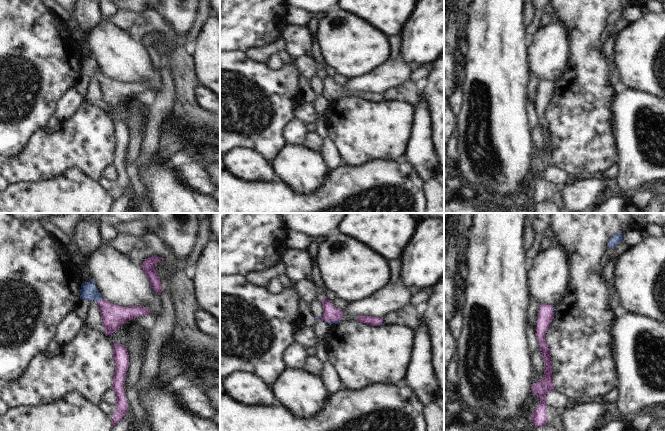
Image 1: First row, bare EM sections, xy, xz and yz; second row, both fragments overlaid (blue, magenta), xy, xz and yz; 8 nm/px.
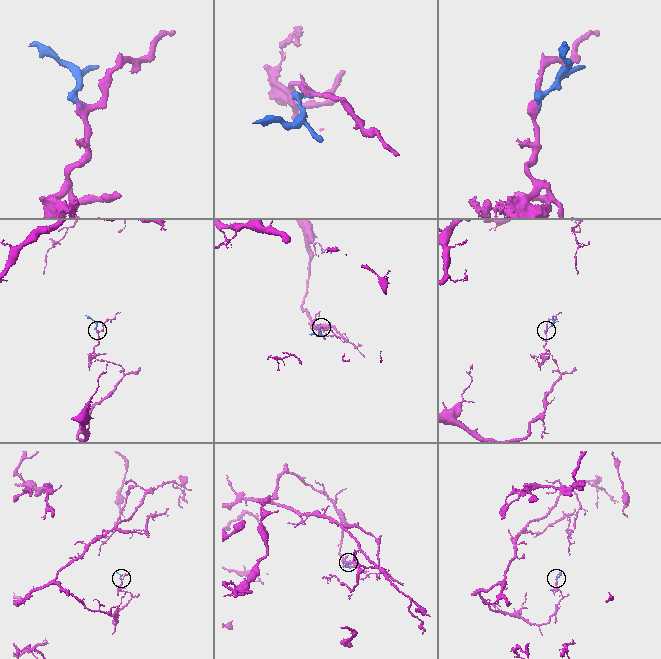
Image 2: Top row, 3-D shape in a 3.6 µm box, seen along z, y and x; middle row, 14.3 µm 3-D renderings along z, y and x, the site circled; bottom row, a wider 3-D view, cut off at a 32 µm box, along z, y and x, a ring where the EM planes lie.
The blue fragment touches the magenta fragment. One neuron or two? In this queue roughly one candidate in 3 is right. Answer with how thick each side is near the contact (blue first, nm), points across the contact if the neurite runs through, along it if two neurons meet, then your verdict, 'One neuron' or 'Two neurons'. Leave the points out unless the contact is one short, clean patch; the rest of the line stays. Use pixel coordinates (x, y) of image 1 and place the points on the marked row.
Thickness 140 nm (blue) against 180 nm. Path across: xy (89, 291), (100, 299), (113, 315). One neuron.

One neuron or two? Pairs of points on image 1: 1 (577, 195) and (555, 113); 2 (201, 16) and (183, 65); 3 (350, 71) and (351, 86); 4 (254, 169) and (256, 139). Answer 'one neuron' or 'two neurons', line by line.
1: two neurons
2: two neurons
3: two neurons
4: two neurons

